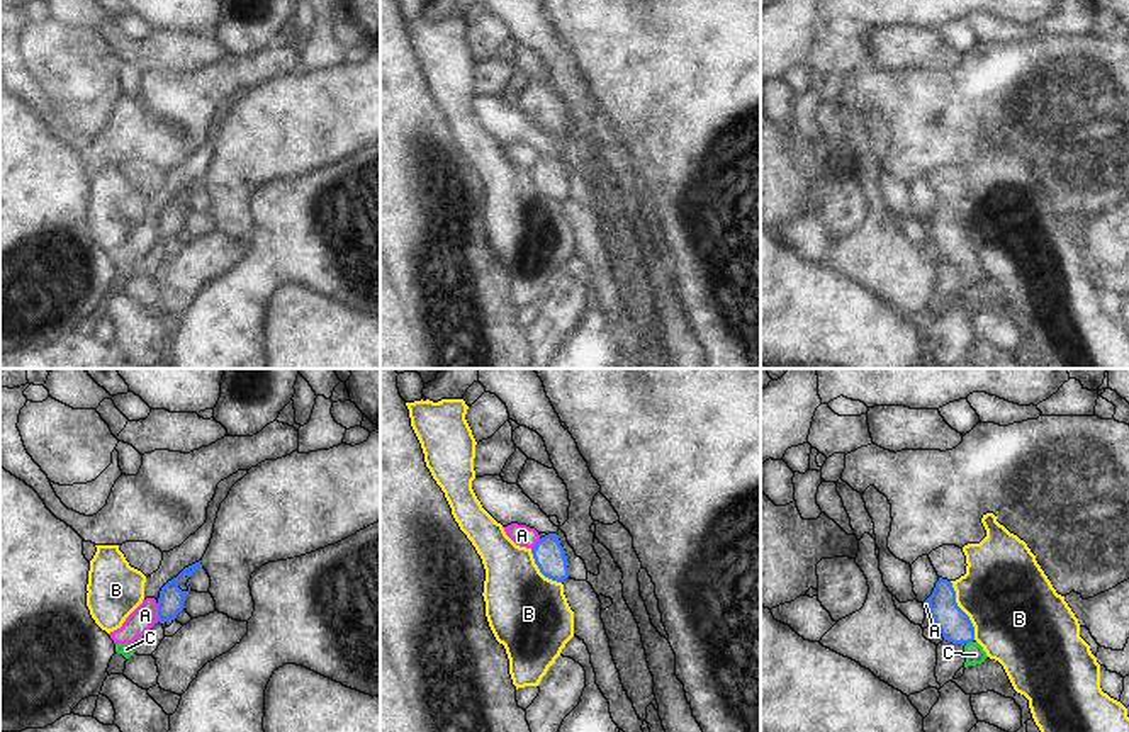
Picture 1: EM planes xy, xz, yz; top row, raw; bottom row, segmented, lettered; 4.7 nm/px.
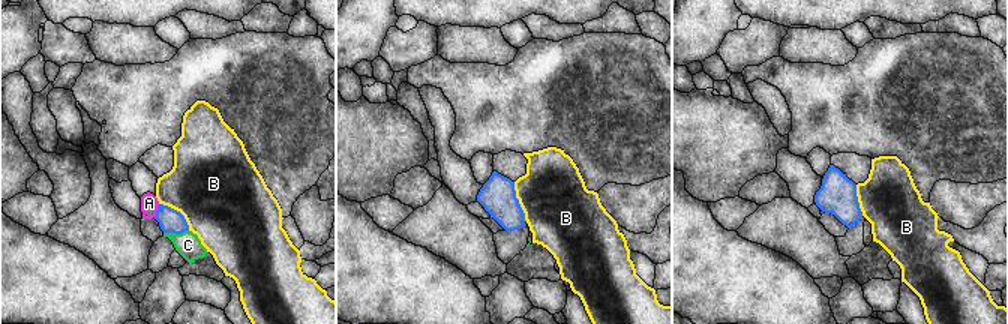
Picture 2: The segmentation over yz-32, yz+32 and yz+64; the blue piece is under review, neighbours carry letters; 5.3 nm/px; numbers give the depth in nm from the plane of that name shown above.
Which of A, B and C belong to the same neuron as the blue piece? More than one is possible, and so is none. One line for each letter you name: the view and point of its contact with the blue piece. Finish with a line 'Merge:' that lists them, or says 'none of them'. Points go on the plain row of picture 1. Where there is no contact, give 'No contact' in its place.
C: Touches blue at yz (968, 262)
Merge: C.

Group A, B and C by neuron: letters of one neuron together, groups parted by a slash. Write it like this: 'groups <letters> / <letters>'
groups A / B / C

